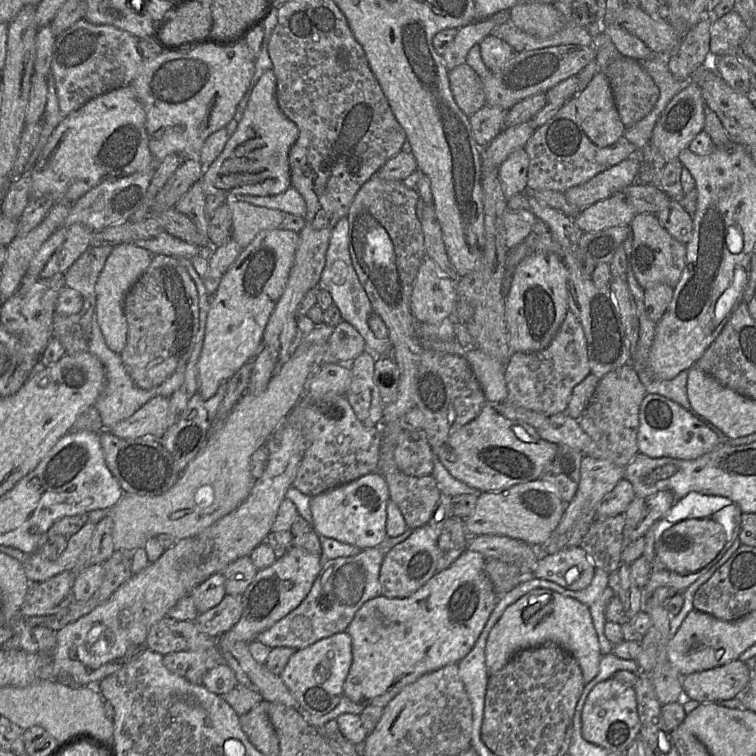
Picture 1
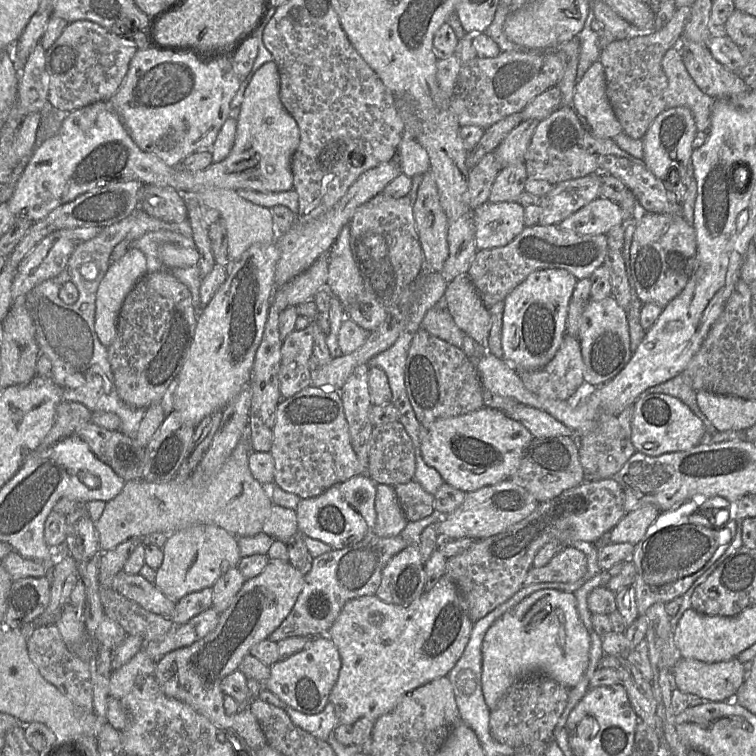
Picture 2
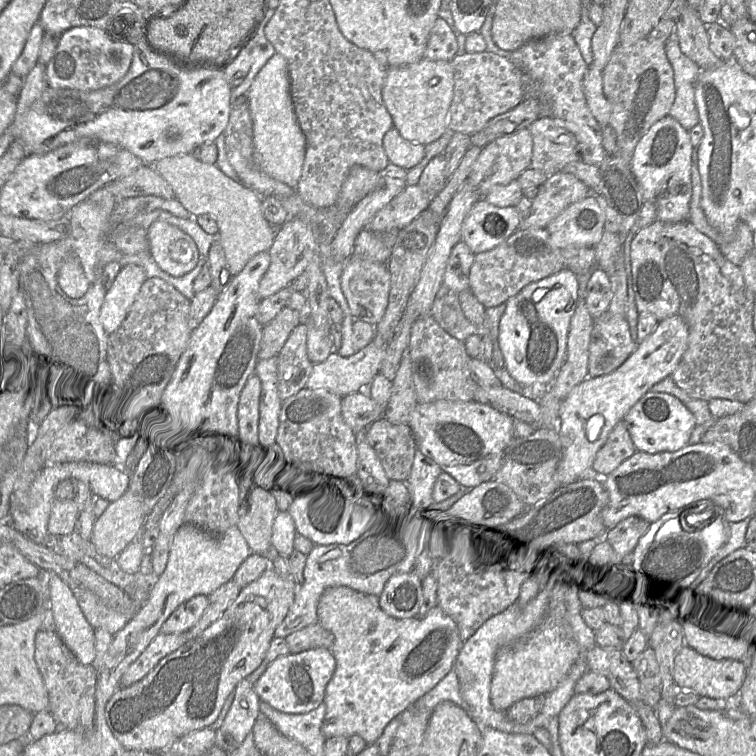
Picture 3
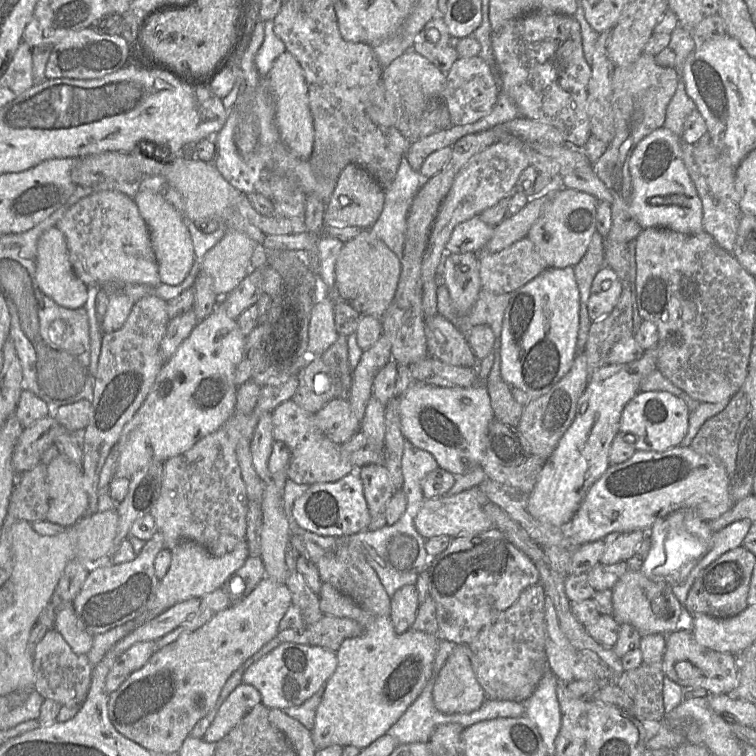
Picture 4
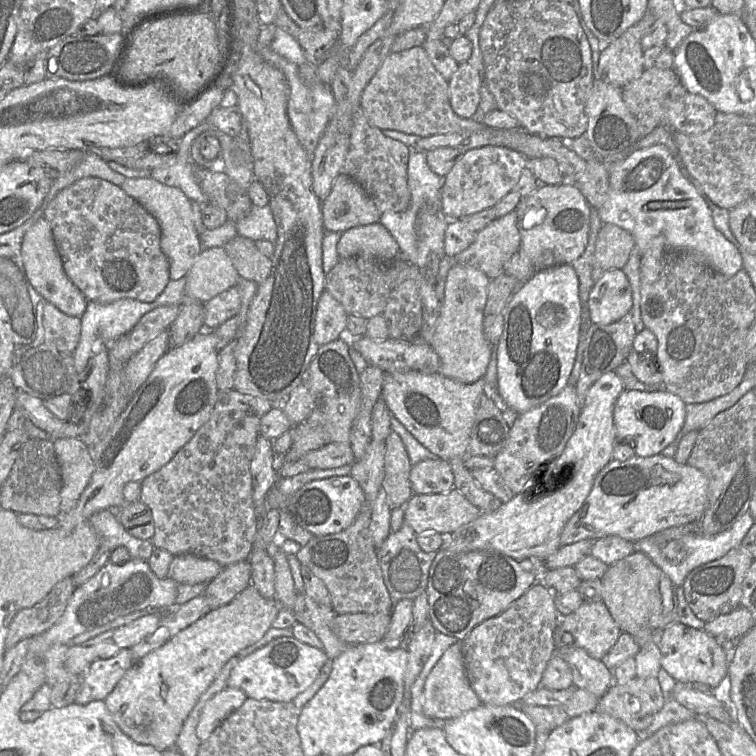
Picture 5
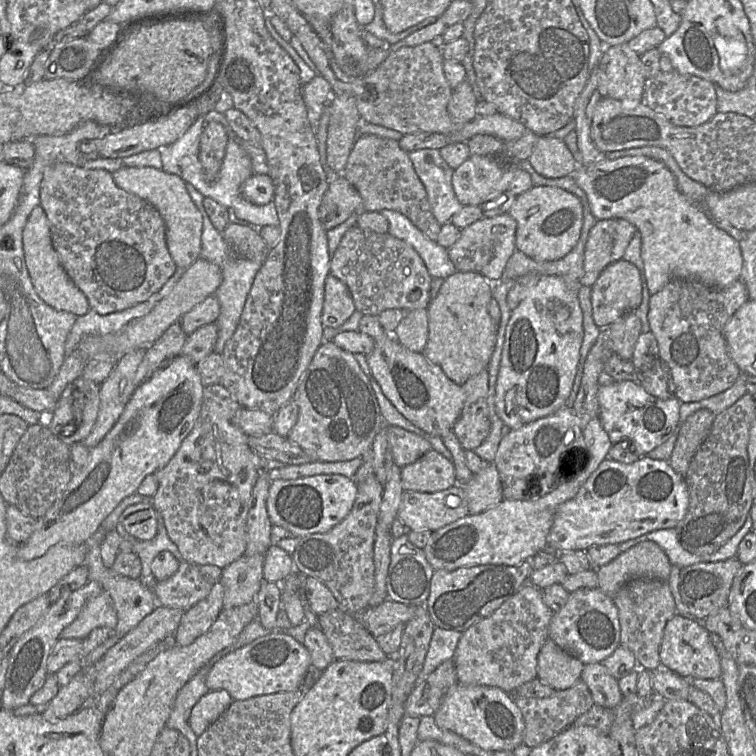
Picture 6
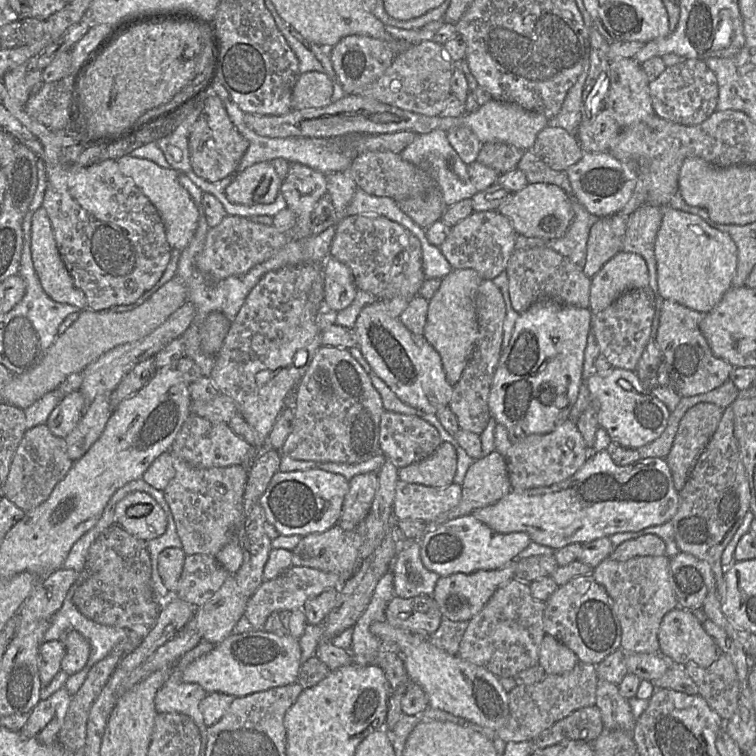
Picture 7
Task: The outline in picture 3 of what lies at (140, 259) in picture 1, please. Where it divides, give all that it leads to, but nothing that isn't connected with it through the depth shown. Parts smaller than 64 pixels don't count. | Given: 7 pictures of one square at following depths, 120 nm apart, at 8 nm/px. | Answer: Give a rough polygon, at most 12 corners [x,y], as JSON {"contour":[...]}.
{"contour":[[142,266],[121,267],[99,315],[108,337],[125,320],[145,280]]}

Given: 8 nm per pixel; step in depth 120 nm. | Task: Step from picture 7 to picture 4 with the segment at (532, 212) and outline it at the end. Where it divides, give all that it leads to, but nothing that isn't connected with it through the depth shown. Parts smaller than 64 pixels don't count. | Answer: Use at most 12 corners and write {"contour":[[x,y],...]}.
{"contour":[[561,187],[527,236],[545,269],[574,267],[598,200]]}

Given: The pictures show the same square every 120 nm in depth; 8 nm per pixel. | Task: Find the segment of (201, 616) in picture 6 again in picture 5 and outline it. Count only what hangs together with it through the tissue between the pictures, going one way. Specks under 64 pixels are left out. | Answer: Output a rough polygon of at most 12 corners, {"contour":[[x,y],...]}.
{"contour":[[249,560],[226,566],[204,593],[210,610],[251,584]]}

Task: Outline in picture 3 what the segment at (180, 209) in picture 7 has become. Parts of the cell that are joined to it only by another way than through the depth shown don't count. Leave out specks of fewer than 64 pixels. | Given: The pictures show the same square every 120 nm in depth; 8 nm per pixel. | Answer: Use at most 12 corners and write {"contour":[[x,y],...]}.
{"contour":[[163,220],[147,228],[157,266],[186,275],[200,254],[193,239]]}

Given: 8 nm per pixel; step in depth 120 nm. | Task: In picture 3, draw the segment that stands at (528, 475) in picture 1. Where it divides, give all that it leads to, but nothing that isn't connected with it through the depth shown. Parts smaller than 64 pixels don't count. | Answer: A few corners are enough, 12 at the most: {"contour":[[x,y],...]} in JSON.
{"contour":[[477,401],[417,403],[416,447],[472,489],[494,478],[511,416]]}

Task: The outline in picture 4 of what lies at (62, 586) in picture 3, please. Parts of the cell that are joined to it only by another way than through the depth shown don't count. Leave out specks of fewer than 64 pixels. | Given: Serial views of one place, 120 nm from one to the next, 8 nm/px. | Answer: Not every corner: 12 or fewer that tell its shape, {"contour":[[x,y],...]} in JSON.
{"contour":[[73,603],[56,614],[57,630],[77,654],[87,654],[93,636],[79,625]]}

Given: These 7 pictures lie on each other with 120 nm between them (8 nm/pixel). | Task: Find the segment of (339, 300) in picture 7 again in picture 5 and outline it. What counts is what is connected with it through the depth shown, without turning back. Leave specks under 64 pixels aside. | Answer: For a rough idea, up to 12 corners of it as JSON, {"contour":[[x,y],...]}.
{"contour":[[324,289],[313,336],[319,346],[346,337],[348,312]]}

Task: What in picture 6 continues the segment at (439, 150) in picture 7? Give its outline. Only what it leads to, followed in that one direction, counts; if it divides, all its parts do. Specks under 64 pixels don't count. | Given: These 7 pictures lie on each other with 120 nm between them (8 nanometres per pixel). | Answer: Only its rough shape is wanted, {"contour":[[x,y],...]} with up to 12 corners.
{"contour":[[439,149],[408,152],[442,226],[463,205]]}

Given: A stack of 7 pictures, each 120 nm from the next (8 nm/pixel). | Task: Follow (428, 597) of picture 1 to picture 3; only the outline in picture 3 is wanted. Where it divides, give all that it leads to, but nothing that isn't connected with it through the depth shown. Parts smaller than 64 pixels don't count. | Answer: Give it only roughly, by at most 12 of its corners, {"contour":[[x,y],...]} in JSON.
{"contour":[[327,588],[321,731],[375,743],[453,668],[440,607],[397,619]]}

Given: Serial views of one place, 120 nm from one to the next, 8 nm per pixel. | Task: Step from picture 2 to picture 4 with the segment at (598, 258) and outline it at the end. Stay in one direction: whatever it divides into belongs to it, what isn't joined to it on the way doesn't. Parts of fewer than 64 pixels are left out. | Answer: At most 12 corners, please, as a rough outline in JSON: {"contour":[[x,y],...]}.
{"contour":[[528,237],[479,252],[482,290],[513,293],[545,270]]}

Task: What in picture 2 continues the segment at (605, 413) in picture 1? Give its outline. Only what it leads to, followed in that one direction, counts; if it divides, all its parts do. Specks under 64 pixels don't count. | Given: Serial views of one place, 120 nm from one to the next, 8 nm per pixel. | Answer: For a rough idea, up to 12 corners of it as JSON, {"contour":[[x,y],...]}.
{"contour":[[633,406],[578,440],[586,480],[612,478],[636,452]]}

